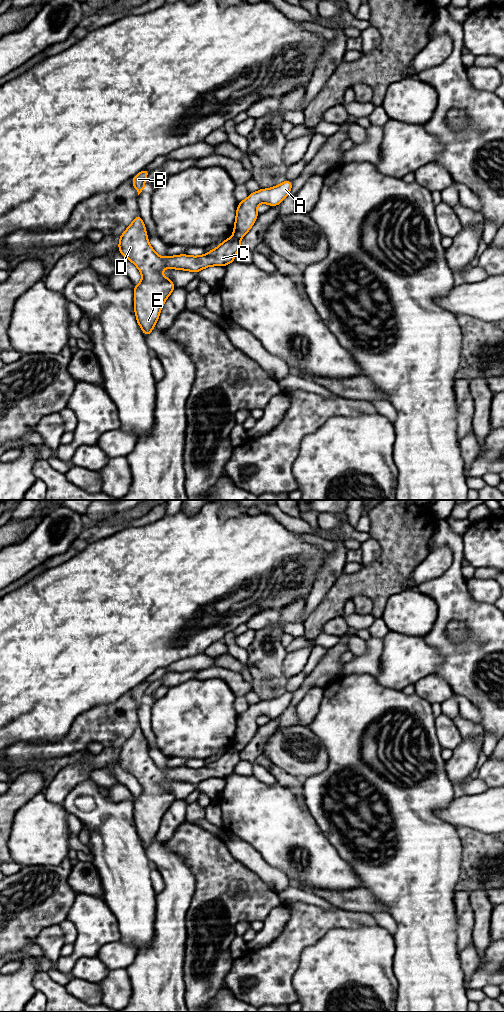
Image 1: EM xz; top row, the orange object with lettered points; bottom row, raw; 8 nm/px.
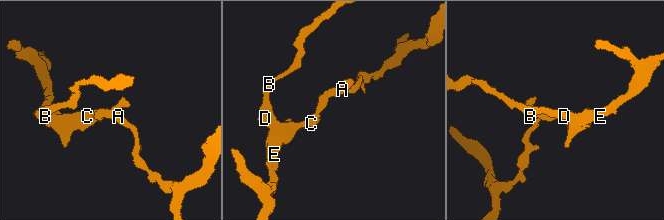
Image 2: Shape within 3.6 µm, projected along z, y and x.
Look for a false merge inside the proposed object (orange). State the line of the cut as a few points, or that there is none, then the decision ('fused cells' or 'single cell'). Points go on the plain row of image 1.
xz (233, 748), (238, 752) | fused cells

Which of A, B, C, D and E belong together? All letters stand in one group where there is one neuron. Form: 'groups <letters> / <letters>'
groups A / B C D E

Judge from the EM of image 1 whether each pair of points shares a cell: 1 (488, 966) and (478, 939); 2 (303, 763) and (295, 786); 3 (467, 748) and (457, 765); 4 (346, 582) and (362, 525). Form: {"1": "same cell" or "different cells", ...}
{"1": "different cells", "2": "different cells", "3": "same cell", "4": "different cells"}

